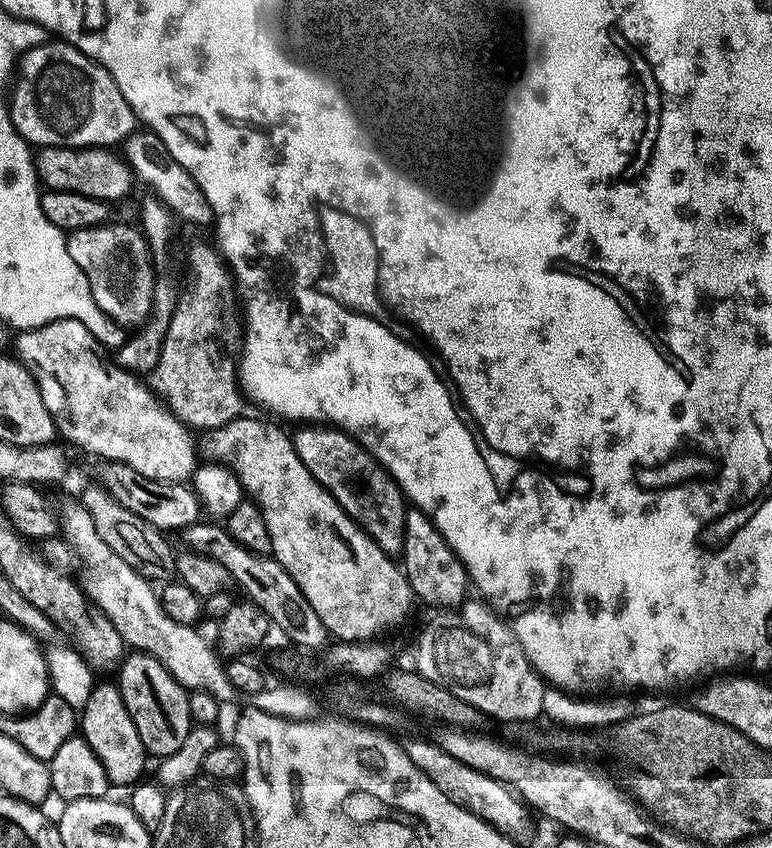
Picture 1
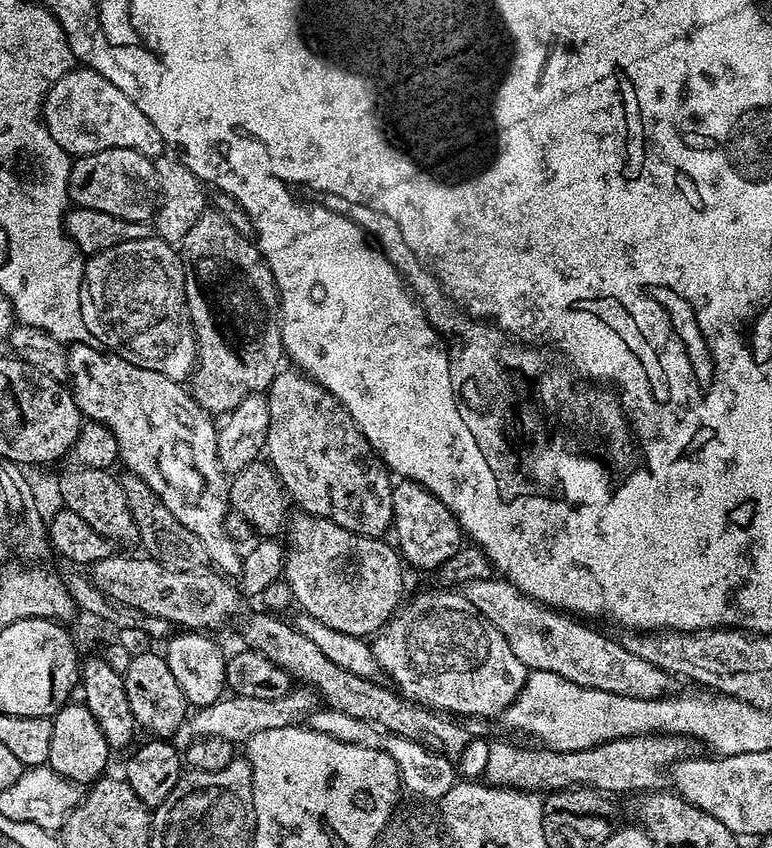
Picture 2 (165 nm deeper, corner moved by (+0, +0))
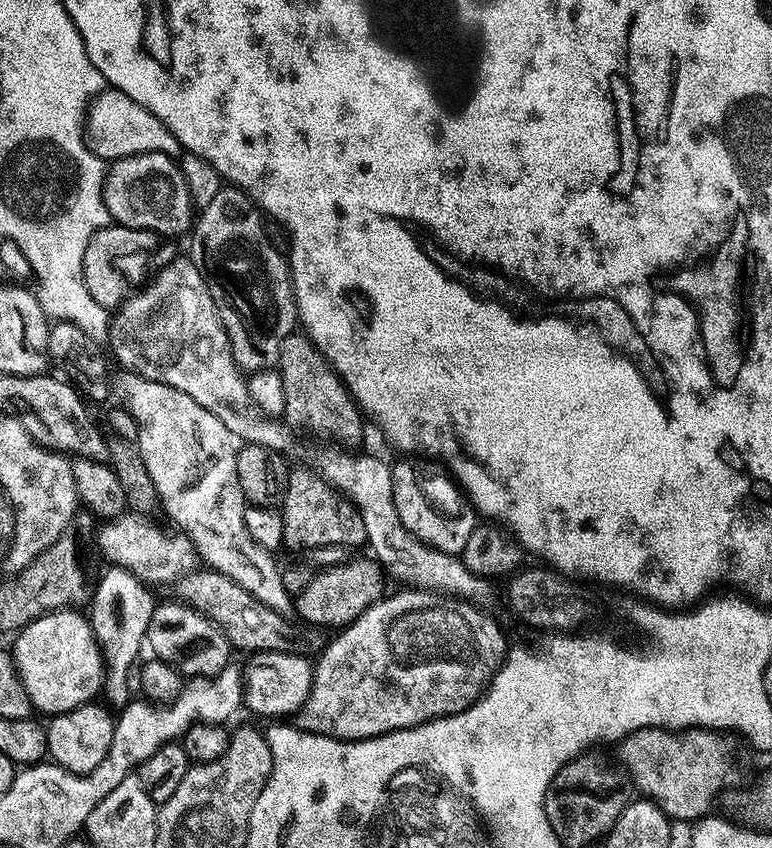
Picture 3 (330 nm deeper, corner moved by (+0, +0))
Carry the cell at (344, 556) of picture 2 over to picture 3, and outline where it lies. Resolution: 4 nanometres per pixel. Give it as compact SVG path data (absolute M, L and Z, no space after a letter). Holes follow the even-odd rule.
M349 559L347 563L325 569L313 577L300 595L295 597L295 615L303 623L319 624L325 630L338 630L357 620L371 604L385 595L384 580L384 569L373 559Z

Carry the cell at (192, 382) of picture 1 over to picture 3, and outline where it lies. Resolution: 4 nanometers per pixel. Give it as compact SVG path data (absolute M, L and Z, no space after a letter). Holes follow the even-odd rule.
M221 186L210 206L199 209L190 232L192 264L202 274L218 306L236 364L248 374L279 365L282 338L289 336L298 324L296 289L292 286L290 260L283 251L271 245L269 229L264 226L263 219L265 217L261 209L248 193L235 186Z

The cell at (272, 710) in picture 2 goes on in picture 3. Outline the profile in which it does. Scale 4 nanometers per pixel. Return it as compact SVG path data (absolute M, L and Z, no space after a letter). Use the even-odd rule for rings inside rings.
M406 590L410 592L398 592L394 596L385 595L383 598L371 604L369 608L357 620L339 629L338 635L329 639L318 659L315 661L312 672L312 690L307 702L300 708L294 718L295 727L304 732L313 732L319 736L329 736L335 740L368 740L371 736L381 736L387 732L397 732L403 728L413 728L419 724L425 724L428 720L437 720L440 716L453 716L466 711L469 706L475 704L484 695L487 687L492 682L505 655L510 647L509 641L504 641L504 632L475 604L469 604L466 600L453 598L447 594L441 594L431 590Z

